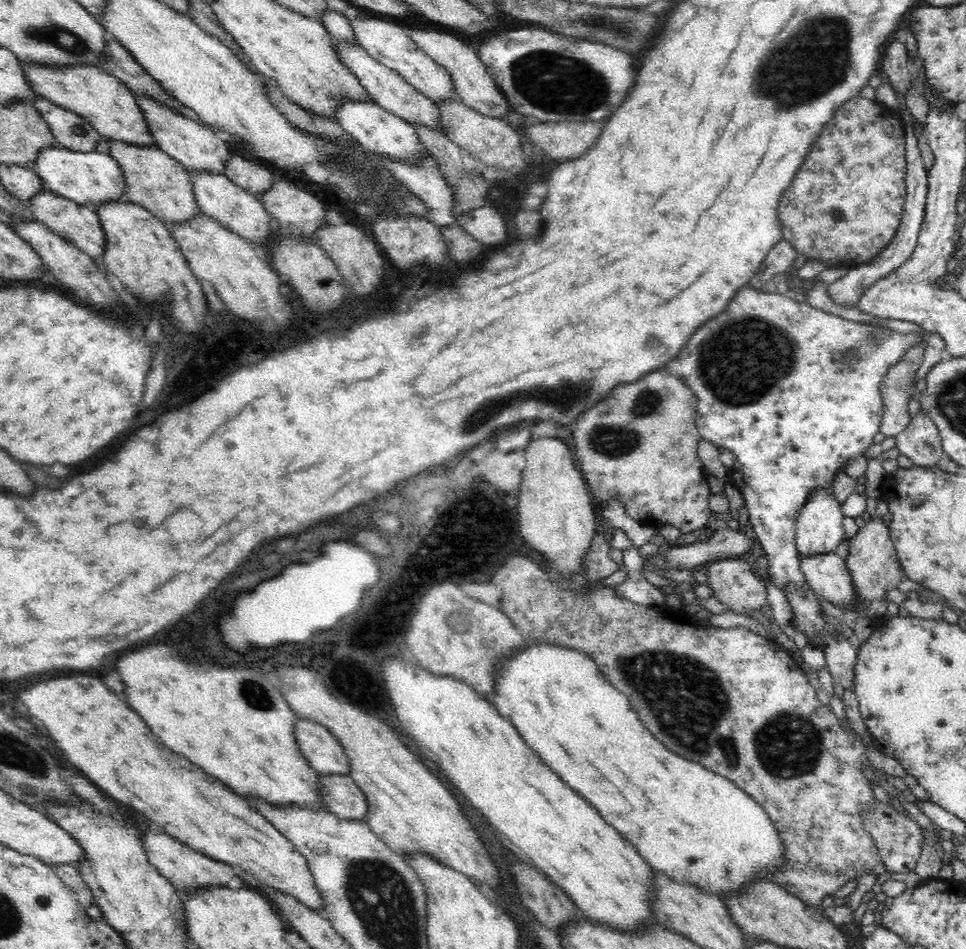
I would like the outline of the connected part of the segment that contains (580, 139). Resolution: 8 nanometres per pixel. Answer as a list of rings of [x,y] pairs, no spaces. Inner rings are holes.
[[[537,120],[535,124],[525,124],[523,130],[528,139],[543,149],[546,157],[564,161],[583,155],[600,136],[604,123]]]

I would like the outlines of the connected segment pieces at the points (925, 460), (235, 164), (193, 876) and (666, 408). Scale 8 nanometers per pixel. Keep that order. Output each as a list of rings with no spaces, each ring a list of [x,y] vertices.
[[[919,412],[895,440],[900,454],[910,458],[917,467],[936,465],[944,454],[938,427],[924,413]]]
[[[236,154],[225,162],[223,173],[246,192],[258,197],[276,180],[274,174],[259,160]]]
[[[149,830],[142,841],[150,863],[162,873],[162,876],[167,878],[179,893],[183,893],[184,890],[194,890],[194,888],[206,888],[206,886],[209,888],[210,886],[228,888],[228,883],[236,874],[232,865],[212,859],[212,857],[188,847],[178,839],[168,835],[166,831]]]
[[[654,370],[624,386],[615,388],[606,402],[576,418],[572,435],[576,443],[576,460],[594,503],[604,506],[610,499],[620,502],[634,520],[653,527],[665,524],[694,535],[703,529],[712,511],[709,507],[710,479],[699,459],[700,434],[696,427],[697,398],[677,376]]]

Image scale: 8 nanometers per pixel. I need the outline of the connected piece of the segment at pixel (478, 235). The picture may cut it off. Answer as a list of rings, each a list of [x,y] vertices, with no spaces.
[[[493,204],[481,206],[478,210],[468,212],[468,216],[455,219],[462,228],[465,228],[478,242],[486,248],[496,244],[508,242],[506,237],[506,221],[501,212]]]

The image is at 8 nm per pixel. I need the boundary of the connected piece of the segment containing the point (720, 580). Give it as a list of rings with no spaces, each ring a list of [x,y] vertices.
[[[741,557],[724,558],[711,564],[707,582],[720,603],[738,614],[751,617],[750,610],[768,606],[766,586],[752,573],[749,560]]]

